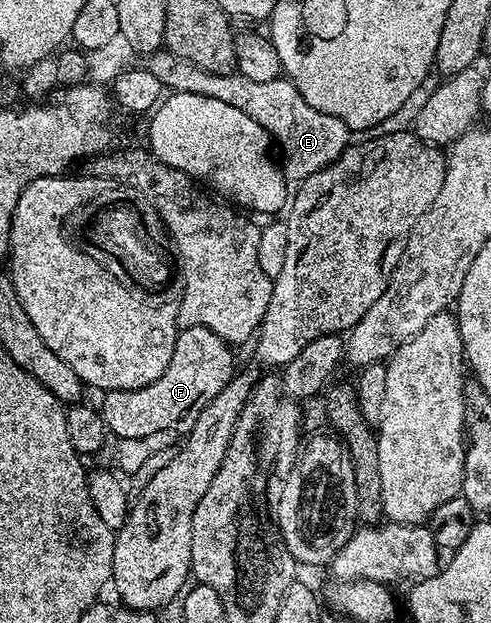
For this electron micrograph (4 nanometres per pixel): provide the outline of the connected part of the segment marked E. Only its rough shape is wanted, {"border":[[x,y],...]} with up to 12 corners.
{"border":[[168,48],[143,69],[166,91],[214,97],[279,142],[286,181],[329,166],[349,126],[286,78],[216,74]]}

